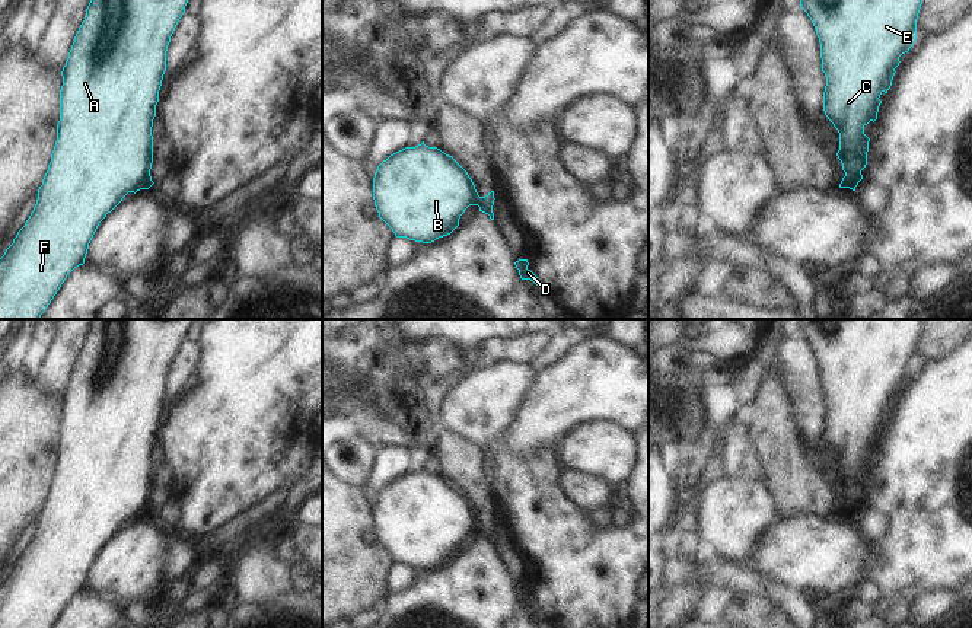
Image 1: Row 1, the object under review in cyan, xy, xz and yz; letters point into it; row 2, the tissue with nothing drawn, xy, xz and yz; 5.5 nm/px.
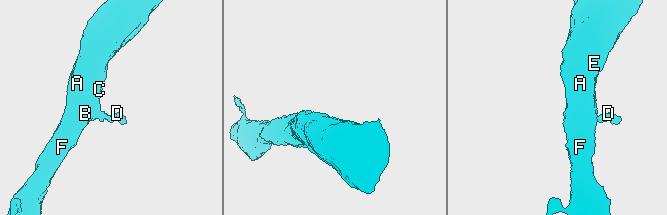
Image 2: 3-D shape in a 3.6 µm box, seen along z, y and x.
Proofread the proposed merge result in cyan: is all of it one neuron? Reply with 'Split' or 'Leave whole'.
Split

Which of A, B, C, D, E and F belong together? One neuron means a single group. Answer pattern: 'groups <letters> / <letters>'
groups A B C E F / D

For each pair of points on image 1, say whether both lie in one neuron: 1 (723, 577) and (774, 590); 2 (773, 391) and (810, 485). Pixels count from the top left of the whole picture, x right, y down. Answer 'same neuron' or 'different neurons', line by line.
1: same neuron
2: same neuron

